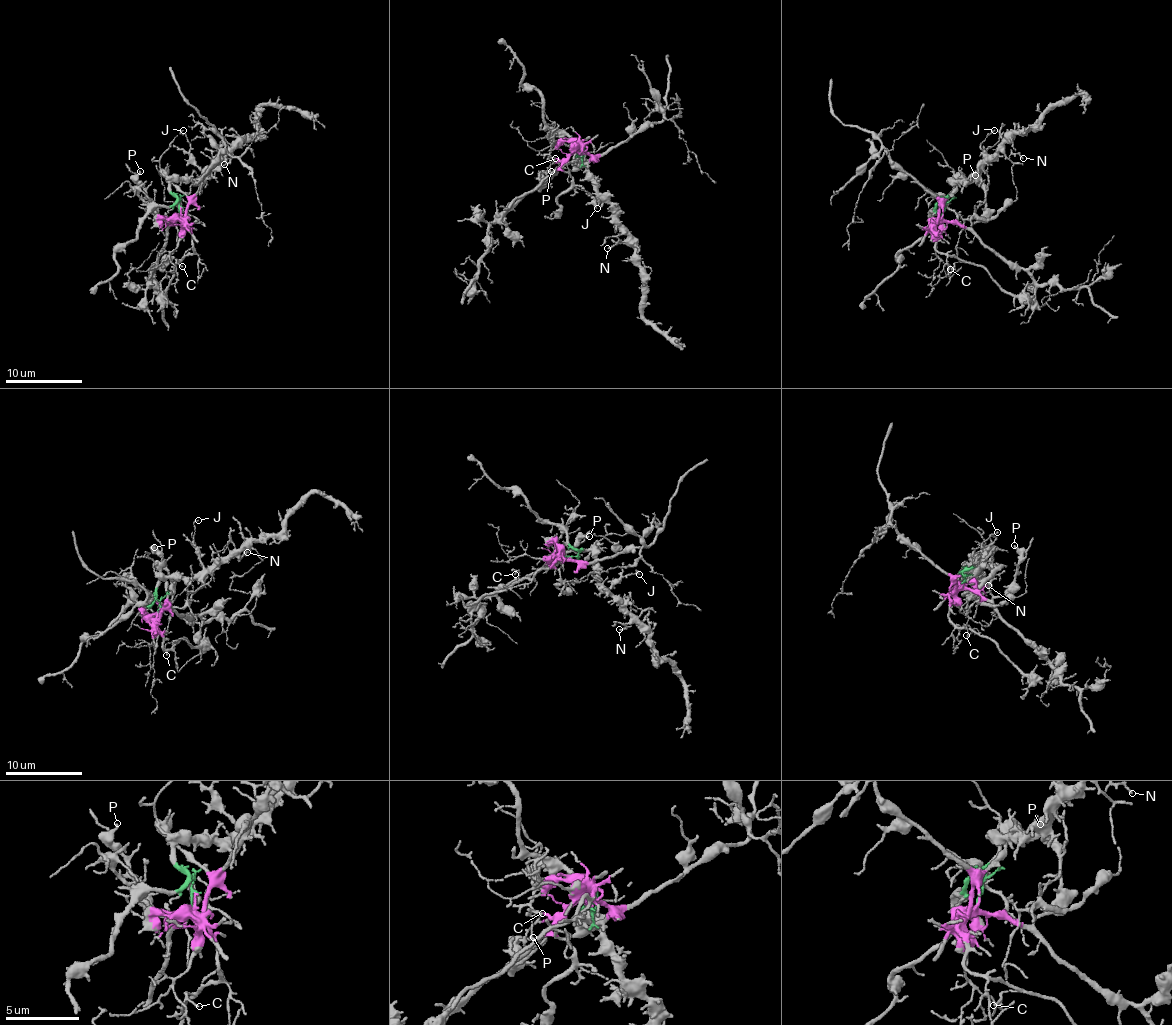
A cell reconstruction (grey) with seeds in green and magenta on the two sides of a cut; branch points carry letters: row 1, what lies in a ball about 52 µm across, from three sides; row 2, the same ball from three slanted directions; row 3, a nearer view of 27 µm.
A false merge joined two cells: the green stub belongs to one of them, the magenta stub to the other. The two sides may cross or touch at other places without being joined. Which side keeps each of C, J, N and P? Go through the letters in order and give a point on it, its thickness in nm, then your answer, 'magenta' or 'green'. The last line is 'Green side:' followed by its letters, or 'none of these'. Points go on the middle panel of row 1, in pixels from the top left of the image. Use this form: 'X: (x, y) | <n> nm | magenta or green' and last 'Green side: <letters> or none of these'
C: (555, 158) | 90 nm | magenta
J: (597, 208) | 110 nm | green
N: (607, 248) | 130 nm | green
P: (551, 171) | 200 nm | magenta
Green side: J, N

